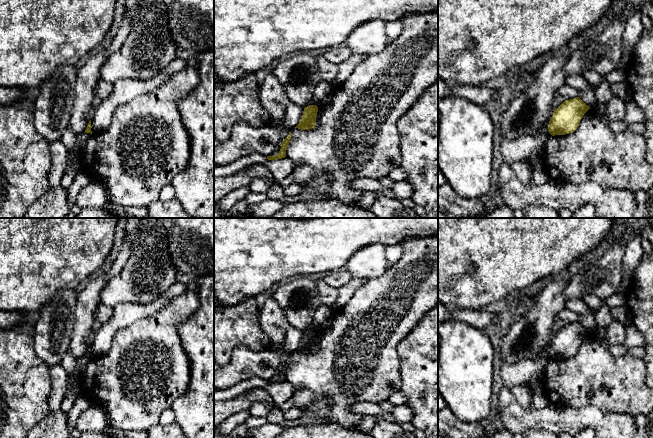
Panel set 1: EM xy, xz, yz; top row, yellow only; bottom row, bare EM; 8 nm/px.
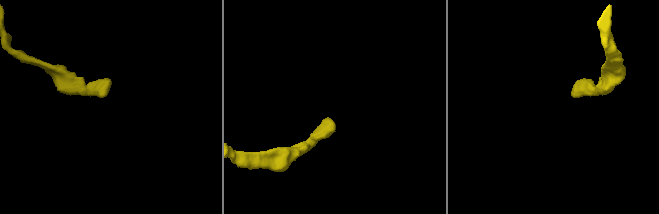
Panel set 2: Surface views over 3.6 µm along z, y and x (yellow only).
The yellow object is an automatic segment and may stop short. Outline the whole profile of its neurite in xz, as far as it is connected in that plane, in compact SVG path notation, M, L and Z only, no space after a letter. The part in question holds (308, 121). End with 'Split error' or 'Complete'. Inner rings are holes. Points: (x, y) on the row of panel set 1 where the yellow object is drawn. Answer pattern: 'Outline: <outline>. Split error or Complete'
Outline: M309 105L304 108L302 118L299 124L295 127L301 130L310 130L316 126L316 116L318 107L316 105Z. Complete

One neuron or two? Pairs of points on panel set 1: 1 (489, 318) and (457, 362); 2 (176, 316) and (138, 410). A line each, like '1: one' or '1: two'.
1: two
2: one

